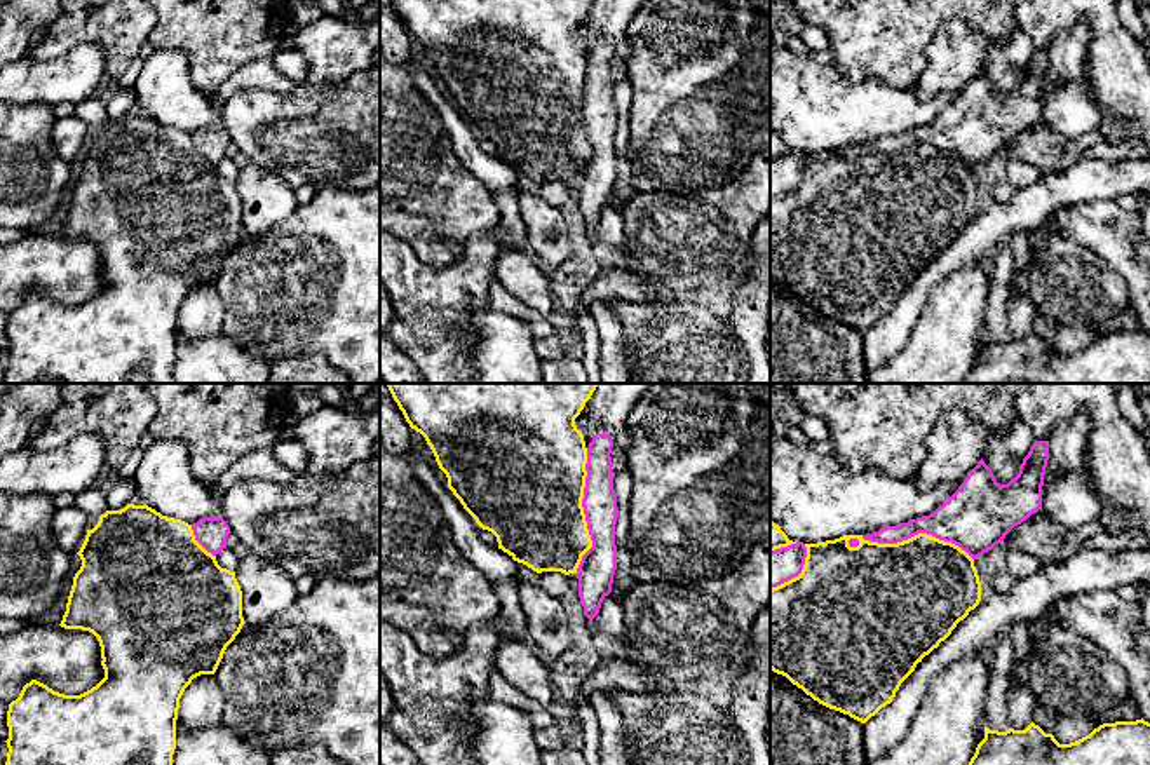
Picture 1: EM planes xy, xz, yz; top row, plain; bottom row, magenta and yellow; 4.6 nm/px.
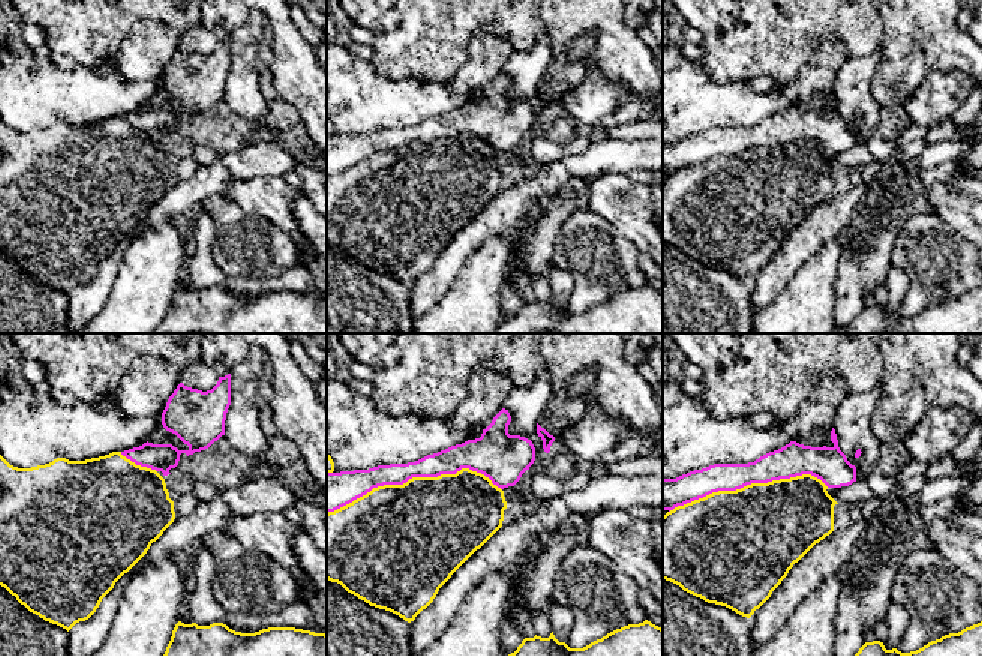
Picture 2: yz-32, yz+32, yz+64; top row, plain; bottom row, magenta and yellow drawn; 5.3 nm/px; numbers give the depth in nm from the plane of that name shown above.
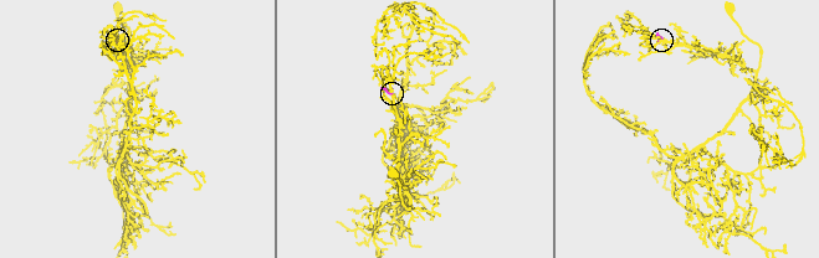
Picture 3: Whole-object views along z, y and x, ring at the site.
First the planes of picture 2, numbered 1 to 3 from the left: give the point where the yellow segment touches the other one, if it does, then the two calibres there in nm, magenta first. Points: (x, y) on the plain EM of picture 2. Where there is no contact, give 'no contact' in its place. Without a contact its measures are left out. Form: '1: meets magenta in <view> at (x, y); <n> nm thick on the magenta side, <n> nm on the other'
1: meets magenta in yz-32 at (138, 128); 140 nm thick on the magenta side, 500 nm on the other
2: meets magenta in yz+32 at (414, 140); 140 nm thick on the magenta side, 480 nm on the other
3: meets magenta in yz+64 at (748, 147); 170 nm thick on the magenta side, 480 nm on the other

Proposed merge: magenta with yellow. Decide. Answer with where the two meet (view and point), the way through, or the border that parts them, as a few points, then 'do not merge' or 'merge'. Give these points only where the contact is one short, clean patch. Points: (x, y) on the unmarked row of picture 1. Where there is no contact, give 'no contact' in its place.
meets magenta in xz at (584, 121); do not merge

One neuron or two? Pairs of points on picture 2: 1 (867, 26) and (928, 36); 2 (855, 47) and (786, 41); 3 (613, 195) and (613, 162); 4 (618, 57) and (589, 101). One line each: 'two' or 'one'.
1: two
2: one
3: two
4: two

